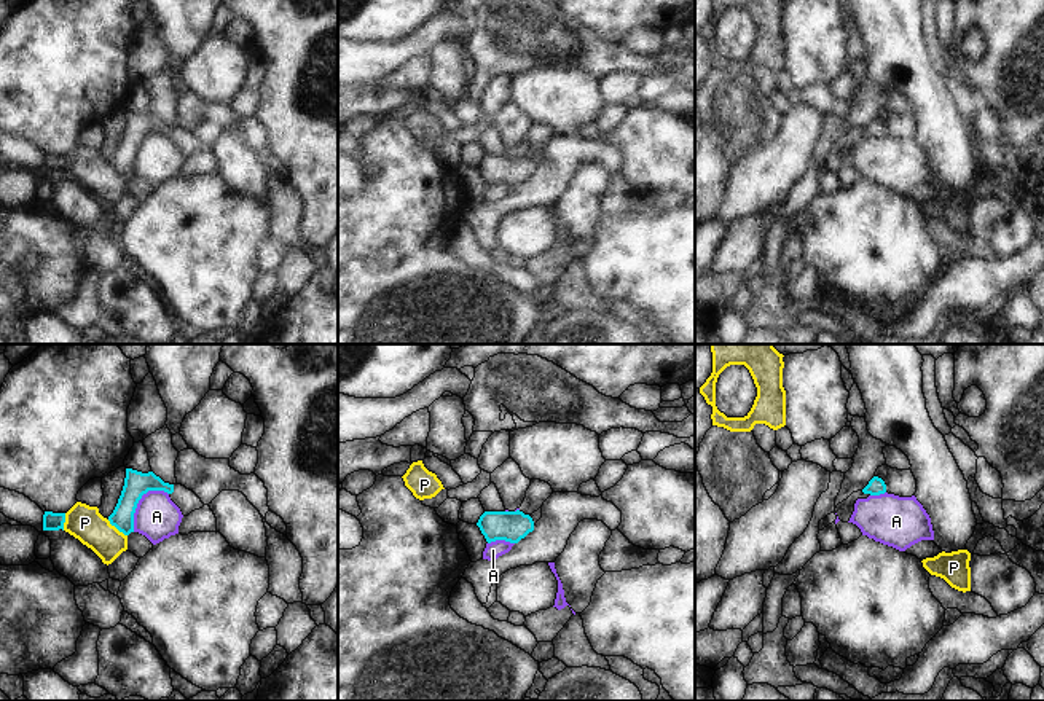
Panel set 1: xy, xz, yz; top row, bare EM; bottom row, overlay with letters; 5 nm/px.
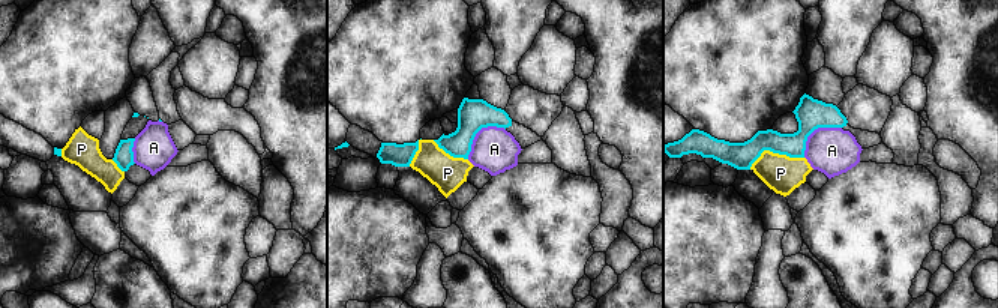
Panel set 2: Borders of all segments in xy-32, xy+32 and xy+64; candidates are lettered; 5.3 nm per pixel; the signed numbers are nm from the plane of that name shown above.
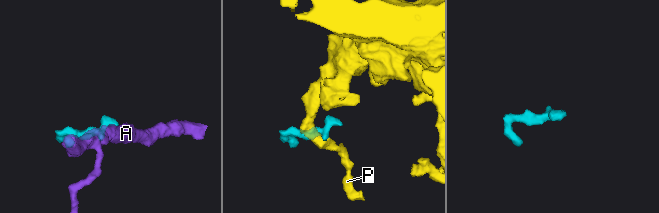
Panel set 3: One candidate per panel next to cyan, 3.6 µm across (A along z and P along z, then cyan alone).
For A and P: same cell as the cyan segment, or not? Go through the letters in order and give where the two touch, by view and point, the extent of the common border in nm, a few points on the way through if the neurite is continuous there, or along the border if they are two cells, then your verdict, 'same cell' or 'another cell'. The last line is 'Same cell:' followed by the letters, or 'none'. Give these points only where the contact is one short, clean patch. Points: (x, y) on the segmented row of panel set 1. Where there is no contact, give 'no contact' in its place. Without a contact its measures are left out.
A: contact xy (137, 502); length 260 nm; border xy (166, 491), (147, 491), (142, 496), (134, 513), (133, 531); another cell
P: contact xy (117, 528); length 130 nm; border xy (107, 520), (126, 536); another cell
Same cell: none

